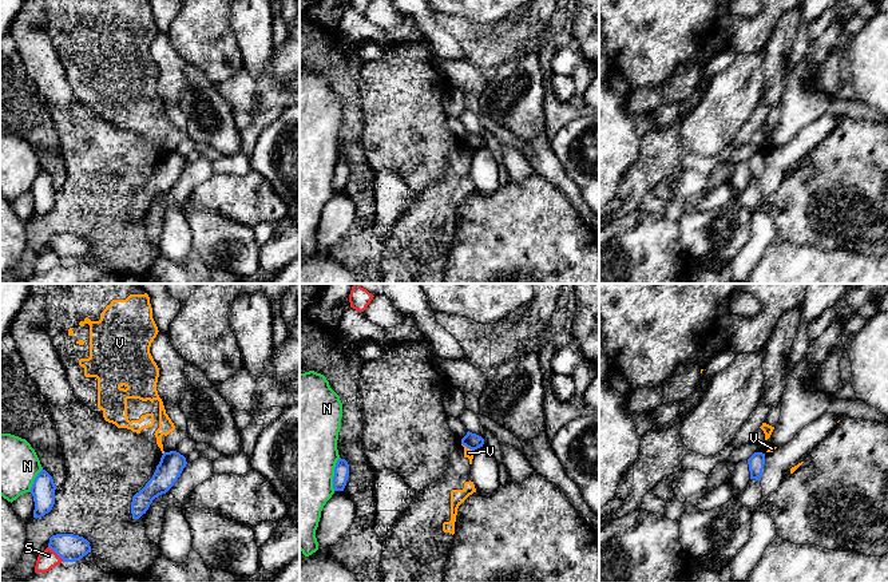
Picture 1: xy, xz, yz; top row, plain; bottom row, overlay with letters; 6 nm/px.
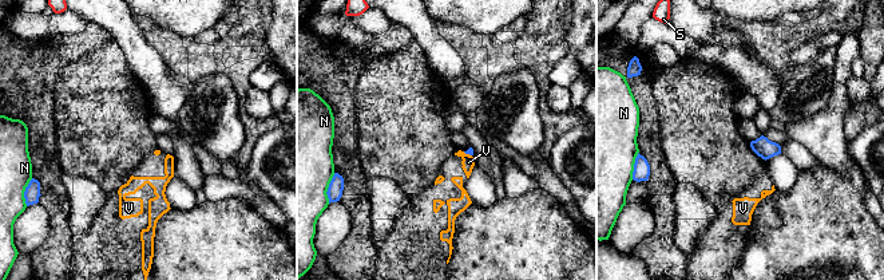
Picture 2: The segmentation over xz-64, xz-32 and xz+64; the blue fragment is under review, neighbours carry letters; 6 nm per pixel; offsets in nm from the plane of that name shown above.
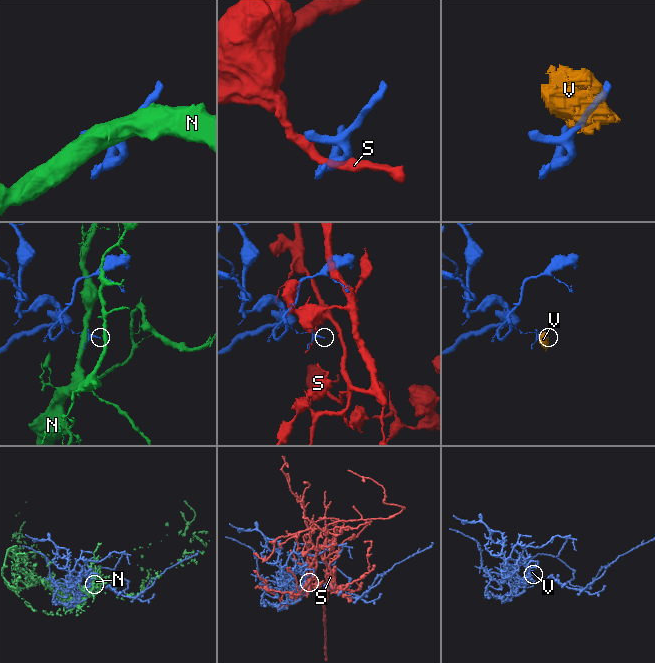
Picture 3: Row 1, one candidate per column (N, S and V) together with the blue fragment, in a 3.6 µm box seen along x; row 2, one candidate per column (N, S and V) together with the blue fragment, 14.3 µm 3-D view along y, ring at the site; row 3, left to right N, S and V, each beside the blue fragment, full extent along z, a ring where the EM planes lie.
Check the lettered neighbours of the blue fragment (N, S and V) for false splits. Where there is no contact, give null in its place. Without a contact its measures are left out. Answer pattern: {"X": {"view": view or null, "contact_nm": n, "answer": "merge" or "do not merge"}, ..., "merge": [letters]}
{"N": {"view": "xz", "contact_nm": 200, "answer": "do not merge"}, "S": {"view": "xy", "contact_nm": 130, "answer": "do not merge"}, "V": {"view": "xz", "contact_nm": 90, "answer": "do not merge"}, "merge": []}

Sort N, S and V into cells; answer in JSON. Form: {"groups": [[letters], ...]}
{"groups": [["N"], ["S"], ["V"]]}

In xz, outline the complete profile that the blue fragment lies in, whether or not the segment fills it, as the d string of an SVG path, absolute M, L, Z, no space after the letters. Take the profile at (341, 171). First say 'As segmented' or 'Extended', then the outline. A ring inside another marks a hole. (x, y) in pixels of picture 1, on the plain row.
As segmented. M338 159L334 167L333 189L334 191L344 191L349 177L349 165L345 159Z

